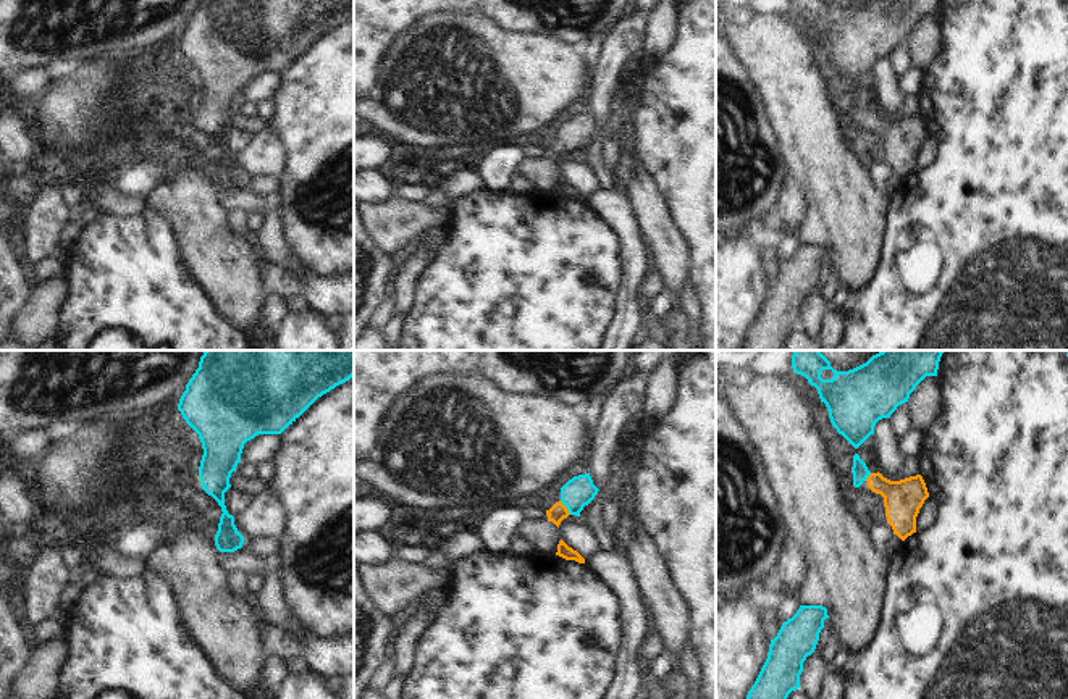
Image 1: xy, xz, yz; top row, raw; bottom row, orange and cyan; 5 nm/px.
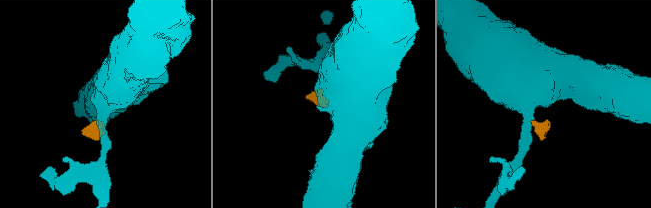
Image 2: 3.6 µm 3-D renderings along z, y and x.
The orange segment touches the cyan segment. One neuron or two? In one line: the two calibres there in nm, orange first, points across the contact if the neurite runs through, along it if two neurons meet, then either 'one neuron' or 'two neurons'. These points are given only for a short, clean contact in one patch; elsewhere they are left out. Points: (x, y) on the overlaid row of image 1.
90 nm thick on the orange side, 150 nm on the other; runs through xz (558, 512), (566, 507), (579, 491); one neuron

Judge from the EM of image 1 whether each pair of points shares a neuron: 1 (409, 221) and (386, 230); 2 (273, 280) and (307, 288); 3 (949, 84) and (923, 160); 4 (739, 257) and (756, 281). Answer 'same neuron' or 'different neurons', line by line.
1: same neuron
2: same neuron
3: different neurons
4: same neuron

